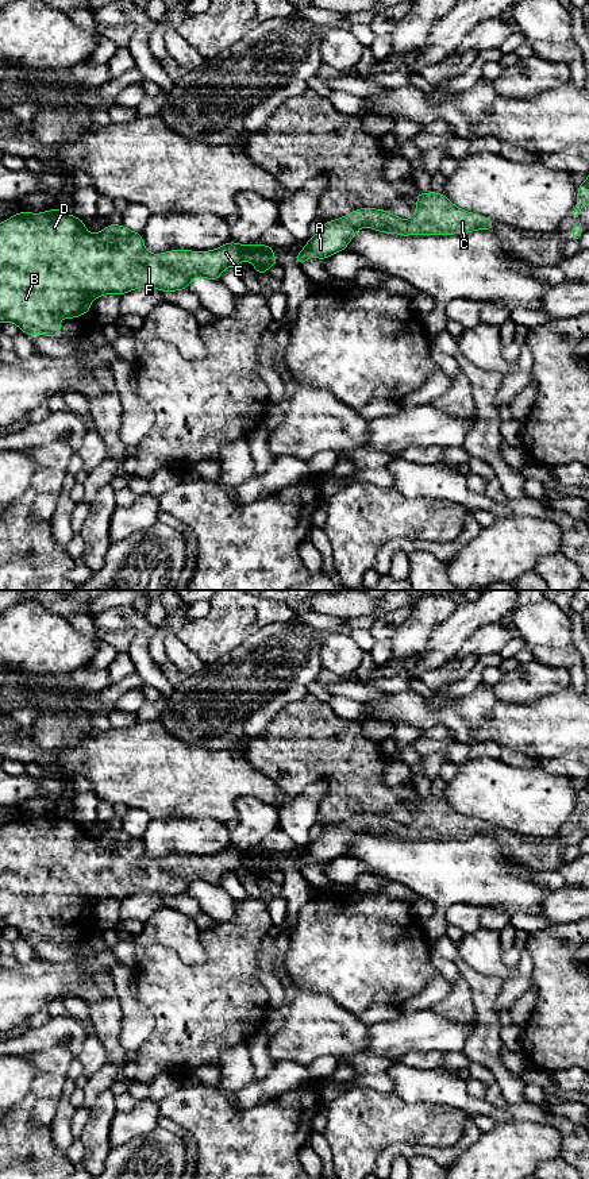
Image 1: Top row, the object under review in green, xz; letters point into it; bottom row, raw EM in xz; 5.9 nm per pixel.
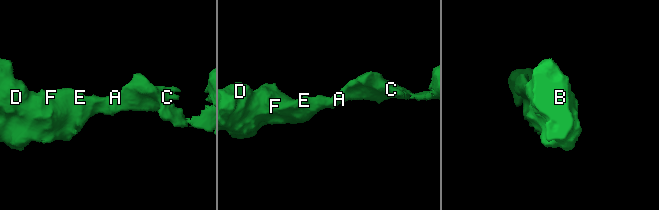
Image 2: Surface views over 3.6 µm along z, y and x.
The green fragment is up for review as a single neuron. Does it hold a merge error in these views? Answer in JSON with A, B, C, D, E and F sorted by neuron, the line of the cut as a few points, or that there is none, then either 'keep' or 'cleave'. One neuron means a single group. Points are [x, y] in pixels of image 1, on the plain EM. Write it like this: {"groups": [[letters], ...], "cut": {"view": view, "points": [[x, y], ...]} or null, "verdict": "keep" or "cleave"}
{"groups": [["A", "B", "C", "D", "E", "F"]], "cut": null, "verdict": "keep"}

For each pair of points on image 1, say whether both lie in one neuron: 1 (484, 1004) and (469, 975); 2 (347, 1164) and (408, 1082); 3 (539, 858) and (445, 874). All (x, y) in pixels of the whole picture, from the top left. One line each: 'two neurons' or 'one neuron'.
1: one neuron
2: two neurons
3: two neurons

